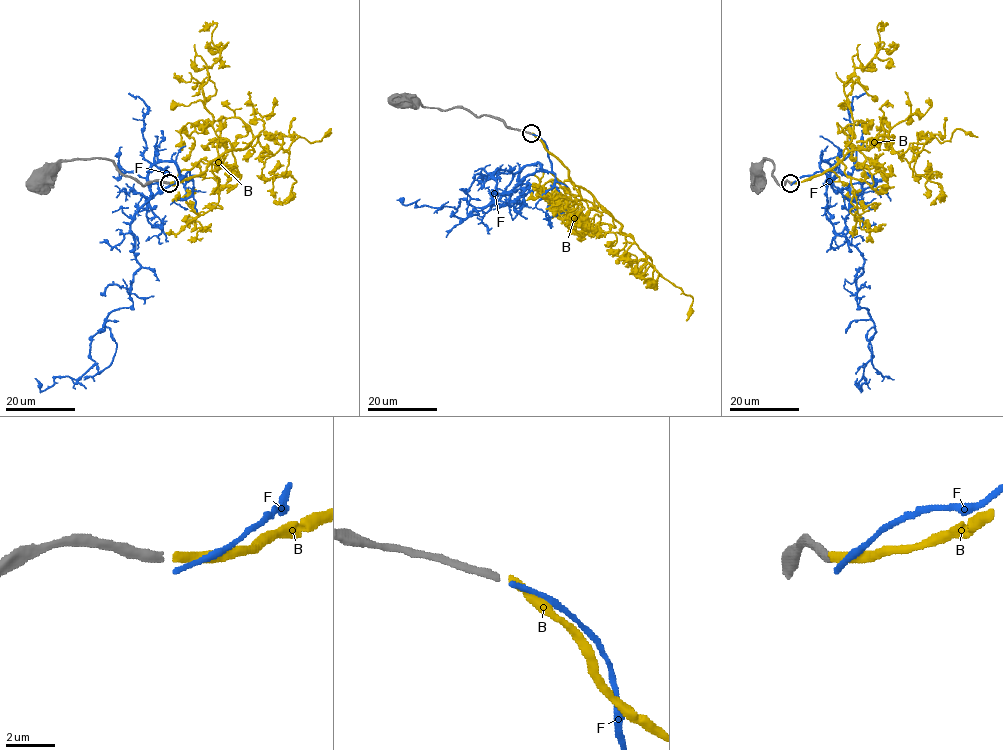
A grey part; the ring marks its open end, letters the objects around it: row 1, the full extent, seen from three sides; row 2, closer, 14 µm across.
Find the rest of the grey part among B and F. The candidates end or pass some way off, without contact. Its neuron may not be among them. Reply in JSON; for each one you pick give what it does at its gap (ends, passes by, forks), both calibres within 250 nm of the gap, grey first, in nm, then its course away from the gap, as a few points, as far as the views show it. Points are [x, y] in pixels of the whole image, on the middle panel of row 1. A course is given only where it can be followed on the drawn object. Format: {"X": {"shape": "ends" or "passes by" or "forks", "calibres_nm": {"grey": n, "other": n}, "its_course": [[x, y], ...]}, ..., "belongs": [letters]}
{"B": {"shape": "ends", "calibres_nm": {"grey": 360, "other": 340}, "its_course": [[532, 133], [568, 170], [569, 178], [619, 223], [620, 233], [629, 236], [651, 265], [693, 298], [686, 320]]}, "belongs": ["B"]}

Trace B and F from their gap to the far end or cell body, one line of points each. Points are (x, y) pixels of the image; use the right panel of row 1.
B: (790, 183), (823, 174), (880, 135), (899, 154), (918, 153), (930, 138), (945, 142), (960, 128), (977, 137)
F: (790, 184), (830, 165), (826, 218), (864, 260), (856, 299), (875, 332), (861, 391), (857, 378)

